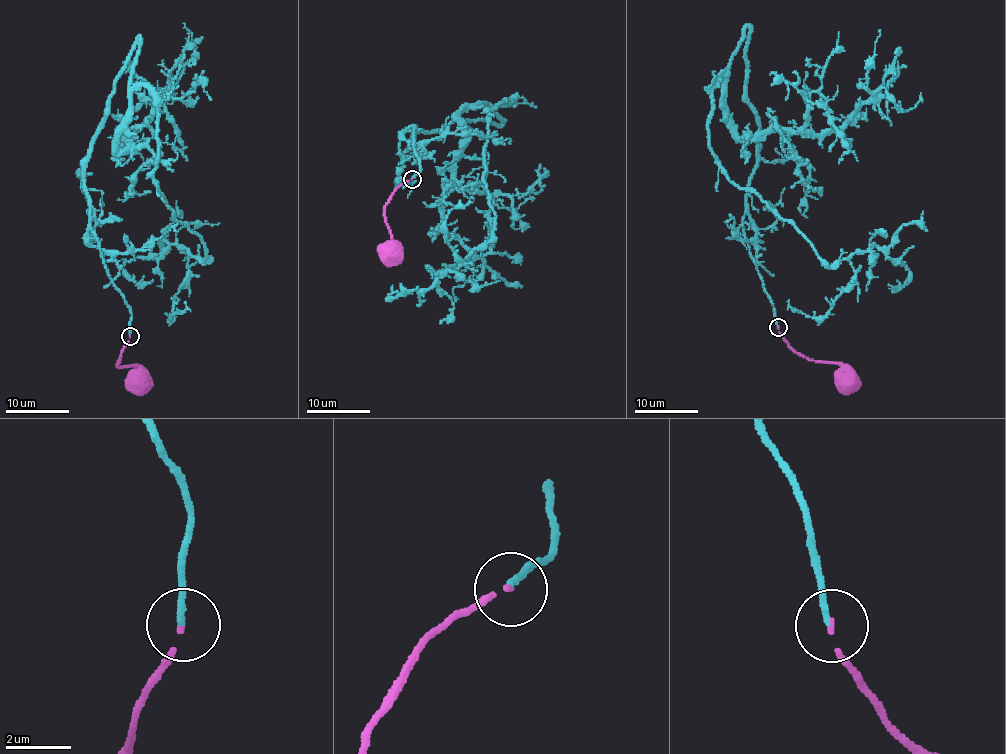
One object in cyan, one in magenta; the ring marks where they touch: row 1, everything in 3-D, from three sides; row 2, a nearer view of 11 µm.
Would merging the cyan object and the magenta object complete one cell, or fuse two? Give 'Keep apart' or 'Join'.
Join

